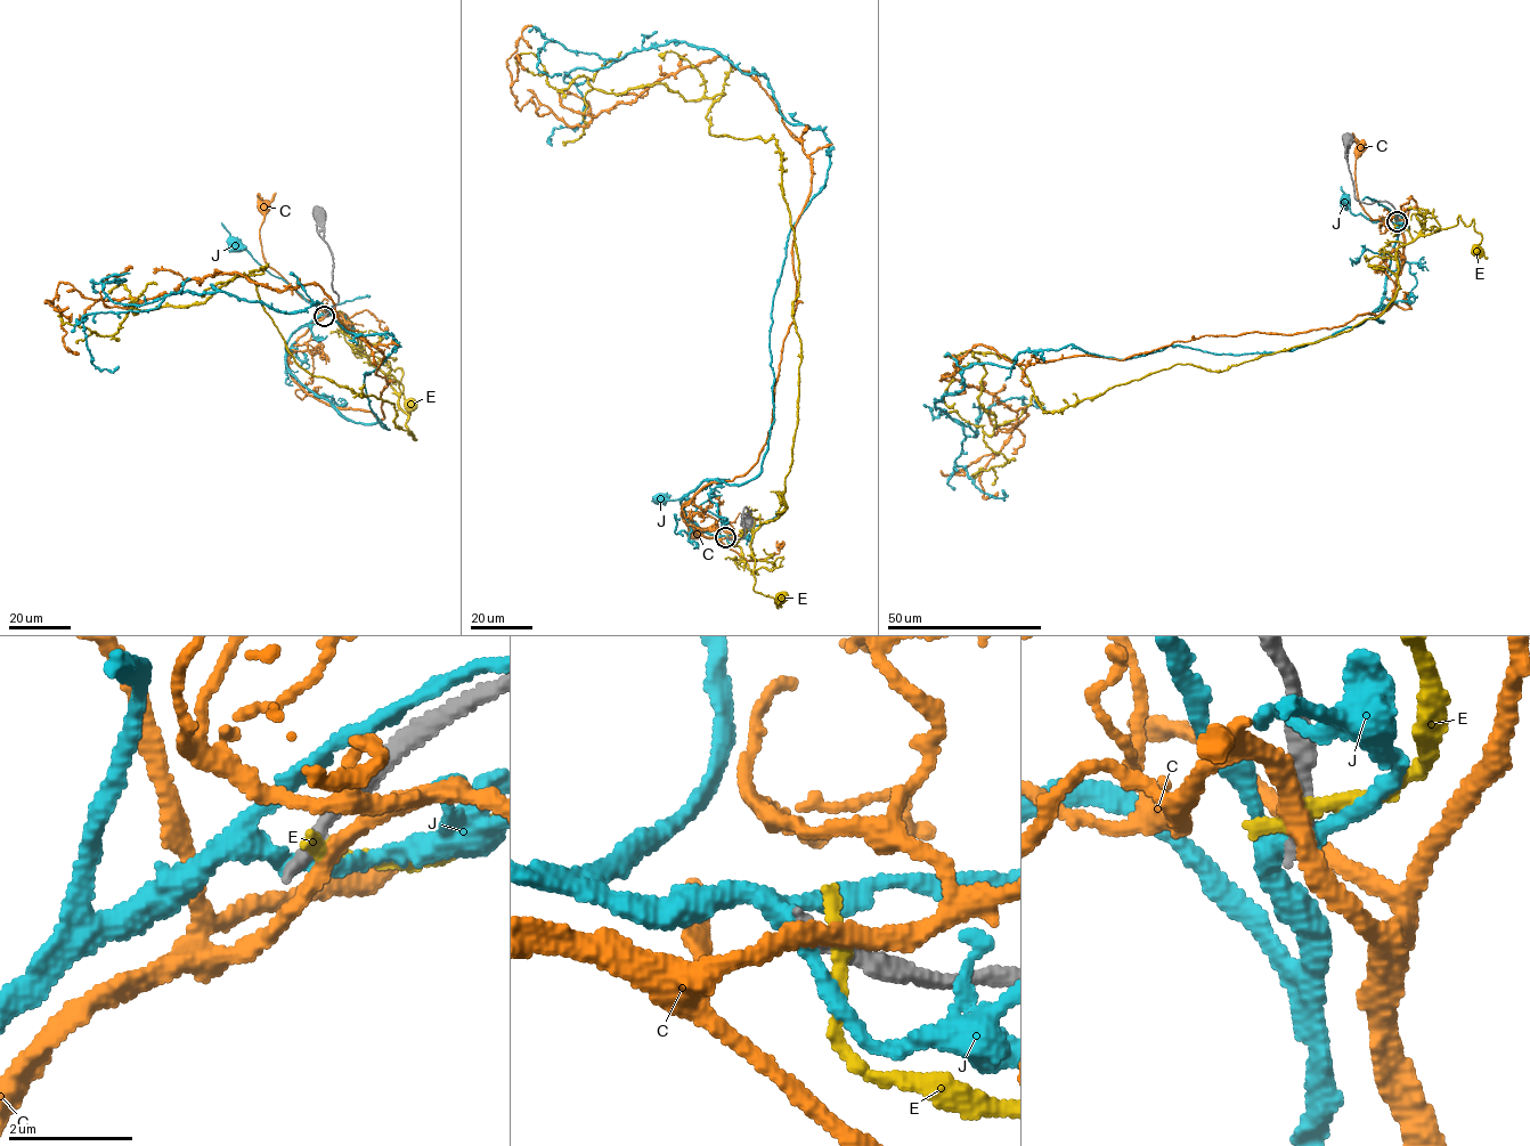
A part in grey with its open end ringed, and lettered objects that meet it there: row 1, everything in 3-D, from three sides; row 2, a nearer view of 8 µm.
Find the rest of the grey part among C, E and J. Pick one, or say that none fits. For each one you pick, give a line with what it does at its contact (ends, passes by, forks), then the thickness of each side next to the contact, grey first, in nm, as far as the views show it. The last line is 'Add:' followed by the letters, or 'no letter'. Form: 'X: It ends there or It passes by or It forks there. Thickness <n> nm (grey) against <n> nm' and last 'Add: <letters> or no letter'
Add: no letter

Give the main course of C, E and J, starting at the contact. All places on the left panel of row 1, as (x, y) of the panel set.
C: (326, 315), (320, 318), (315, 303), (304, 300), (266, 262), (260, 230), (263, 205)
E: (326, 314), (340, 311), (360, 334), (368, 356), (379, 351), (392, 370), (400, 368), (409, 406)
J: (324, 315), (315, 317), (315, 303), (271, 275), (245, 250), (235, 246)

